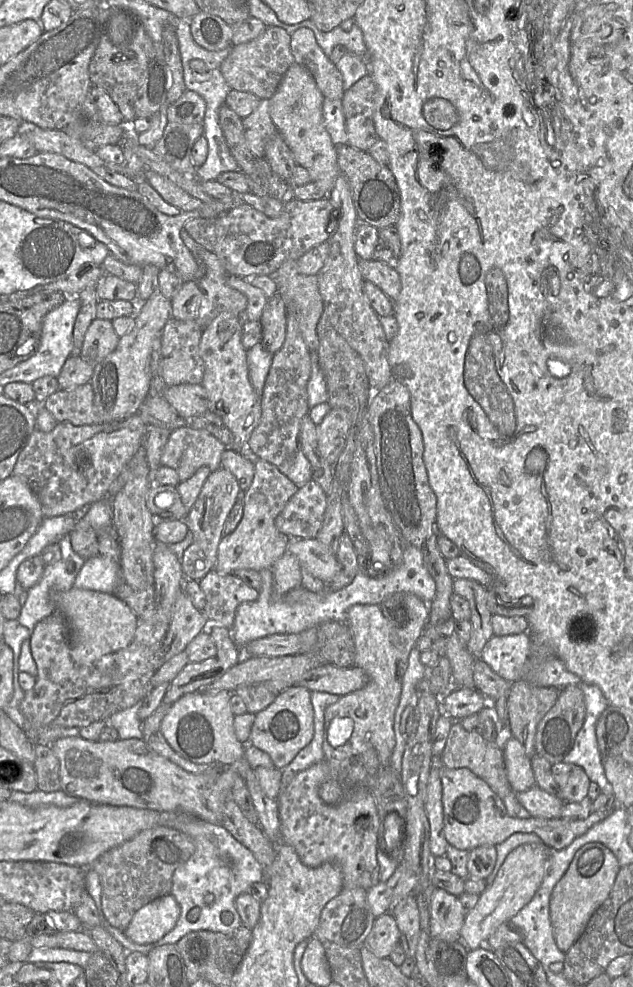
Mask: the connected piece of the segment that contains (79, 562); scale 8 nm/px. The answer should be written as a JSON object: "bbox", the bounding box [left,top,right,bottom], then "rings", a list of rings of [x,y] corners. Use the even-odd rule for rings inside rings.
{"bbox":[18,534,86,631],"rings":[[[70,534],[63,535],[58,545],[61,549],[61,559],[44,567],[40,580],[27,590],[28,598],[18,617],[20,624],[31,631],[38,622],[56,610],[56,593],[68,591],[73,587],[76,574],[86,561],[72,549]],[[68,561],[74,562],[74,572],[68,572]]]}

